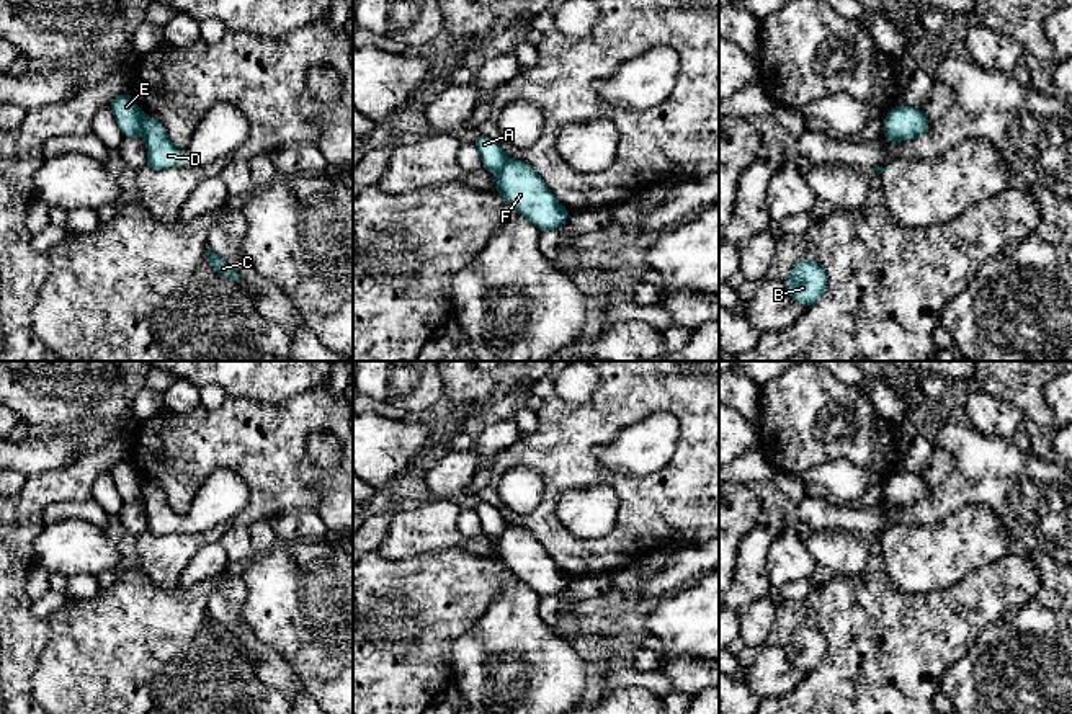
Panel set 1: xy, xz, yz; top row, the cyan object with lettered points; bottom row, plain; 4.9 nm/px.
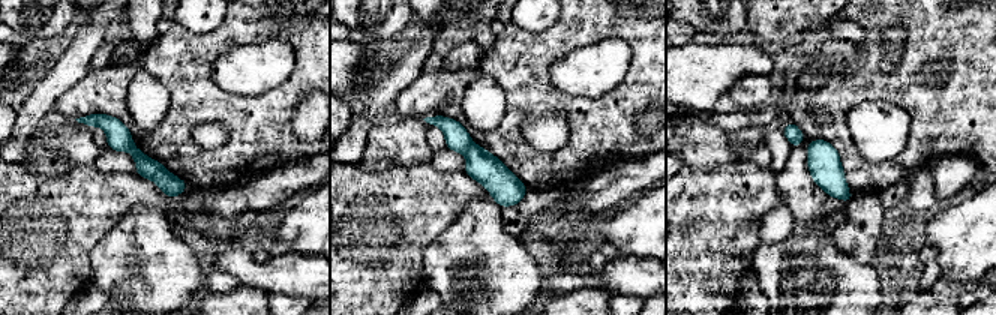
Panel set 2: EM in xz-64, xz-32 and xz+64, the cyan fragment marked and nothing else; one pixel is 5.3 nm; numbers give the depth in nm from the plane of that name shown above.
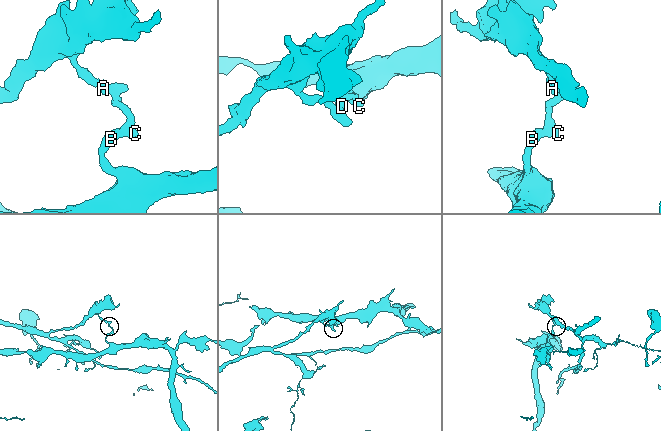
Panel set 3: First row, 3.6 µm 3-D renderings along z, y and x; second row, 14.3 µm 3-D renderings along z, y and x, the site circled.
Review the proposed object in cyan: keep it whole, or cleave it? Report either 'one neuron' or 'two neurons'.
two neurons

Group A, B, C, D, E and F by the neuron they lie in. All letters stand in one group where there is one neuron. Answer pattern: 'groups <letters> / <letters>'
groups A E / B C D F

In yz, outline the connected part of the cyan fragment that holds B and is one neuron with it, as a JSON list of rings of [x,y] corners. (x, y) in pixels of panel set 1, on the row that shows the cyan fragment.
[[[802,258],[794,266],[784,286],[789,296],[804,307],[814,304],[824,292],[827,276],[819,263]]]

